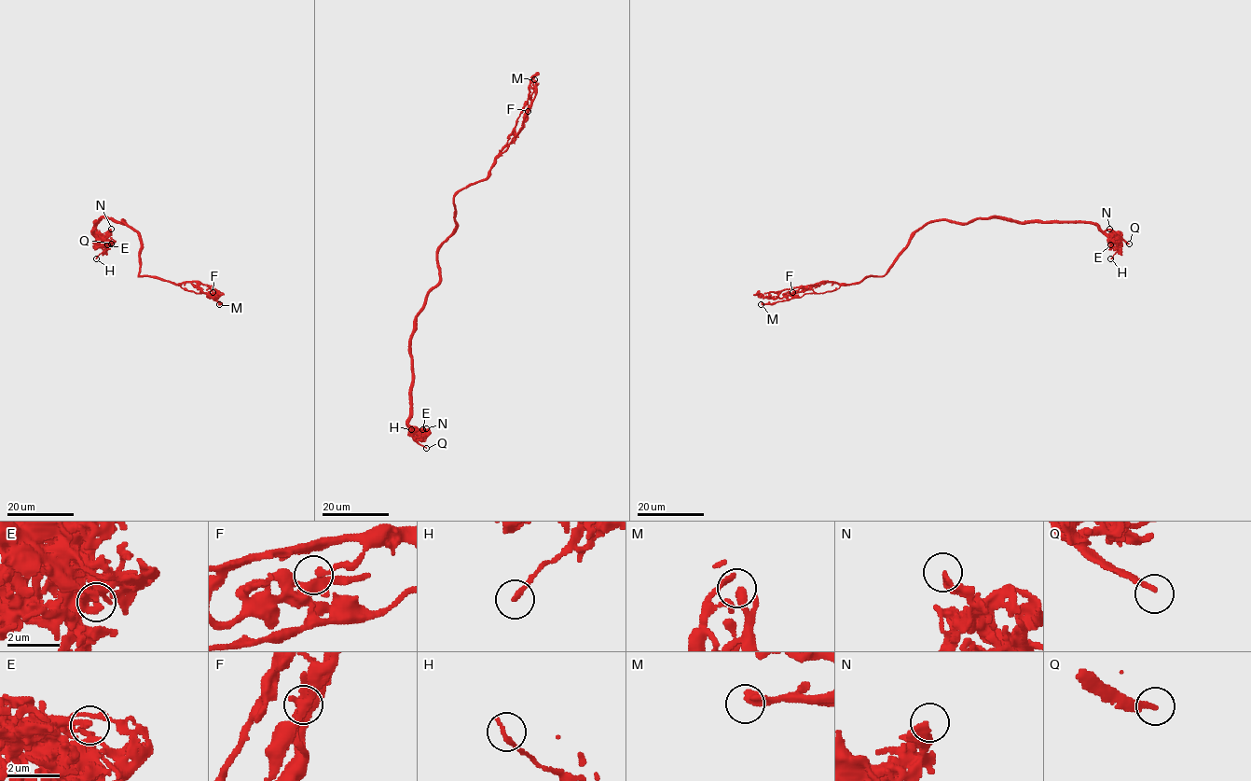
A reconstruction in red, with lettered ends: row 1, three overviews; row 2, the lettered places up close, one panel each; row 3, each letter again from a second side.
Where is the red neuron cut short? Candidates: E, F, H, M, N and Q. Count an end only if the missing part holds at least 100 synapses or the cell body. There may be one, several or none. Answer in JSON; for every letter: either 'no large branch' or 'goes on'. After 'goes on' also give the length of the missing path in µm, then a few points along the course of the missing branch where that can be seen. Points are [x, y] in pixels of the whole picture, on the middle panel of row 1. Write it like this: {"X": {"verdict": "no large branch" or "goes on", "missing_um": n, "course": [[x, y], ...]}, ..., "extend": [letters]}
{"E": {"verdict": "no large branch"}, "F": {"verdict": "no large branch"}, "H": {"verdict": "no large branch"}, "M": {"verdict": "no large branch"}, "N": {"verdict": "no large branch"}, "Q": {"verdict": "goes on", "missing_um": 20, "course": [[426, 448], [461, 476], [462, 489]]}, "extend": ["Q"]}

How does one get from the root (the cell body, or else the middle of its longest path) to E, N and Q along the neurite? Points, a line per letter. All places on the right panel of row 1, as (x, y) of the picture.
E: (922, 227), (935, 219), (962, 223), (992, 218), (1010, 218), (1018, 222), (1092, 221), (1109, 237), (1110, 244)
N: (922, 227), (935, 219), (969, 223), (1010, 218), (1092, 221), (1107, 235), (1114, 233), (1109, 229)
Q: (922, 227), (935, 219), (962, 223), (992, 218), (1010, 218), (1018, 222), (1092, 221), (1108, 235), (1129, 244)

